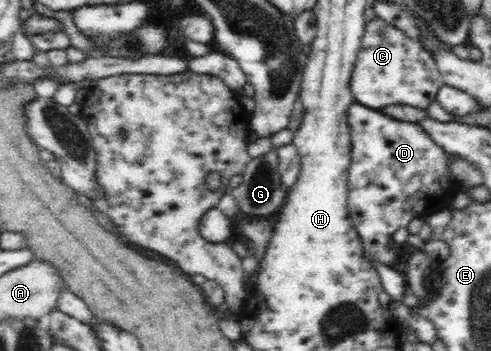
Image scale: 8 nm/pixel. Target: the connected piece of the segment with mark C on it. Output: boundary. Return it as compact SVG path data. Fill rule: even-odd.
M379 17L366 24L350 81L355 102L377 112L385 109L385 105L397 104L407 104L426 111L443 84L433 54L421 43L411 40L403 30Z

